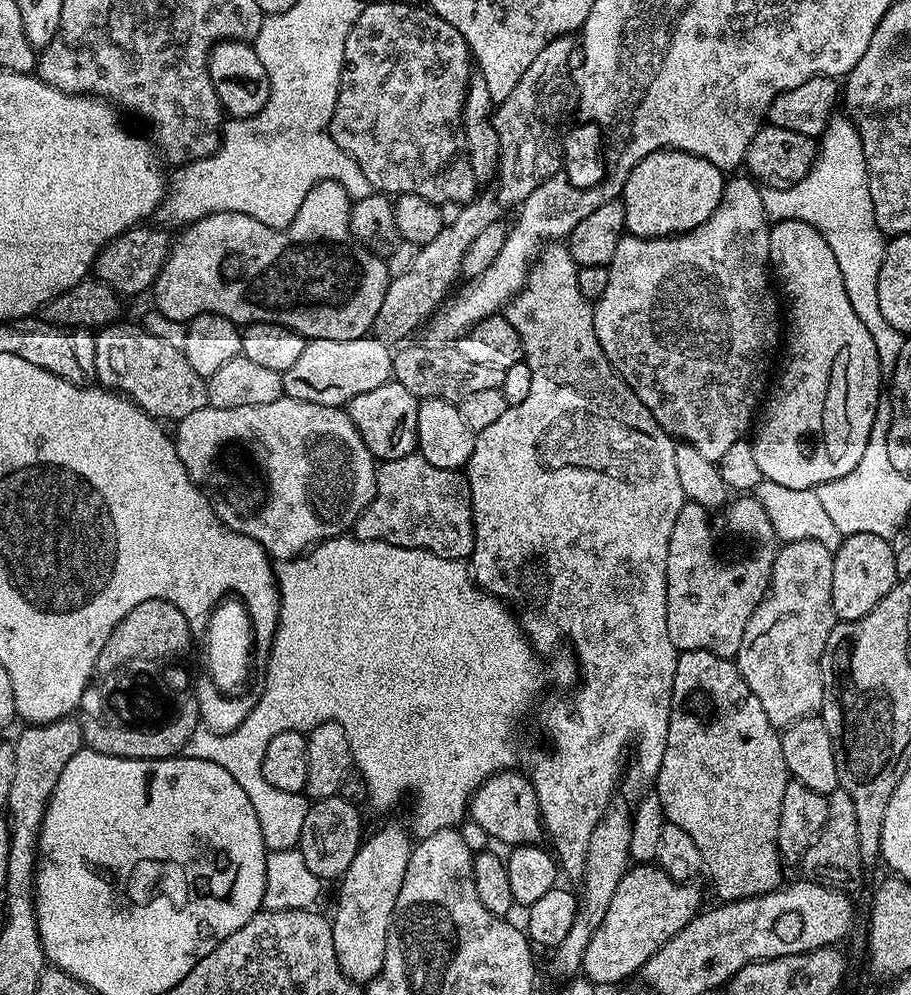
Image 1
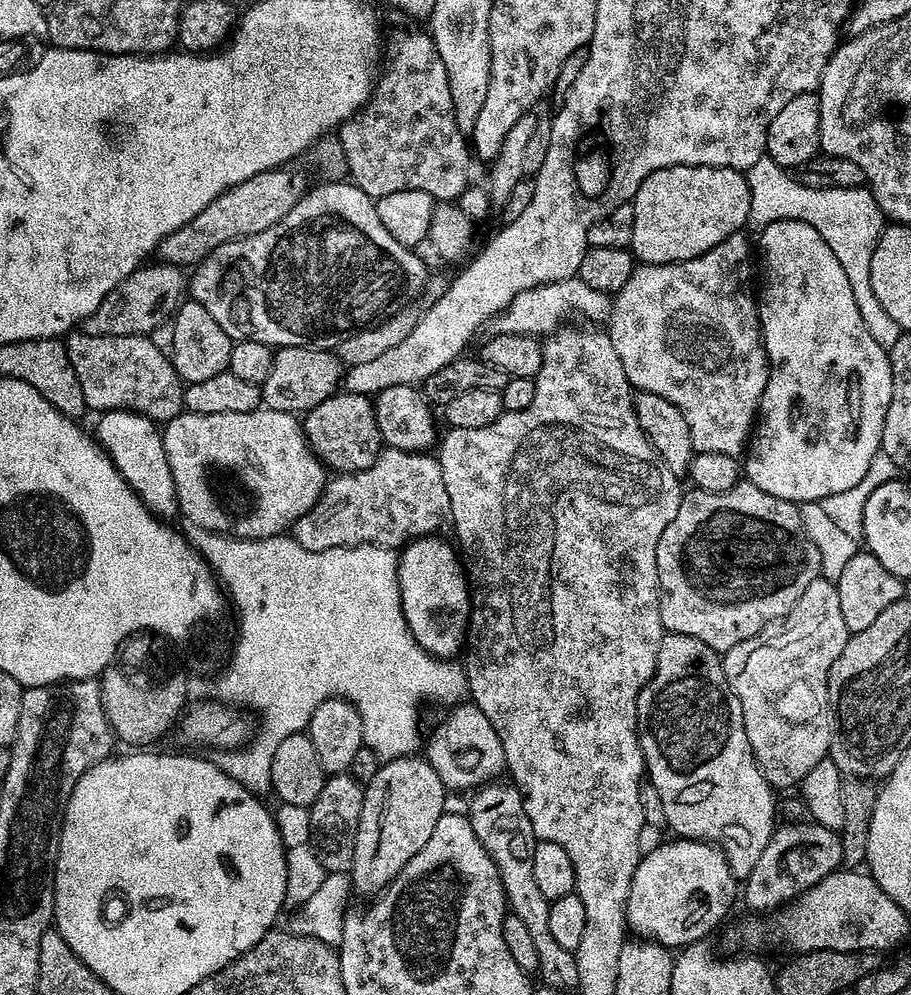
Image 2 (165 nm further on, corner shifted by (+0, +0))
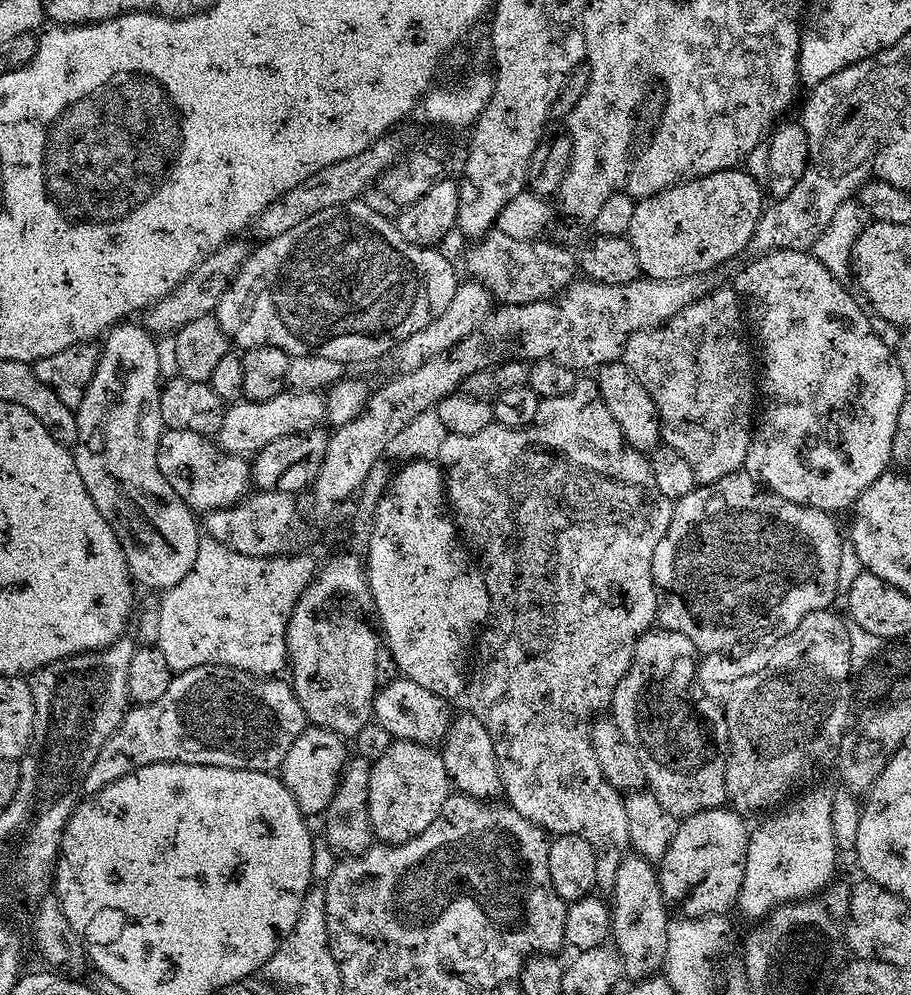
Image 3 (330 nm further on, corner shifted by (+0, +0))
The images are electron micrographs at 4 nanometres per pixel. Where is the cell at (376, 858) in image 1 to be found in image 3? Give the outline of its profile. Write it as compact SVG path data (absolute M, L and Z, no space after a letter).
M393 740L382 758L372 761L370 770L370 826L382 844L401 844L426 830L438 810L448 801L450 781L439 751L427 744Z

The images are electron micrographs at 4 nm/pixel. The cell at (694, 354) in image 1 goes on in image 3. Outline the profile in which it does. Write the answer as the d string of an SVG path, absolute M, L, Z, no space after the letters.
M713 287L665 324L629 336L624 347L623 364L632 371L634 378L638 378L638 382L642 382L642 386L646 386L650 398L654 398L654 406L658 406L663 443L690 462L700 484L718 482L718 478L726 478L726 474L741 471L748 447L754 439L758 368L752 365L752 356L748 353L744 320L746 324L746 312L735 287Z

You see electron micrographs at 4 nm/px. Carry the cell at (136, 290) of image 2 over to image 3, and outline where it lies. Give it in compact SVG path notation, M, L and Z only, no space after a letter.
M233 238L211 252L177 288L170 290L170 294L144 309L144 329L153 334L175 334L182 326L186 326L186 322L195 322L203 316L213 315L222 294L228 289L228 283L236 277L238 270L246 262L249 251L250 244L244 238Z

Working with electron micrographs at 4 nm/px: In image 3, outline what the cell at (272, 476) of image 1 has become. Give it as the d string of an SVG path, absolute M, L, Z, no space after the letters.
M170 428L161 432L156 447L156 465L162 470L162 478L174 486L174 494L197 514L237 504L250 492L249 461L233 452L225 452L208 440L211 439L203 432Z

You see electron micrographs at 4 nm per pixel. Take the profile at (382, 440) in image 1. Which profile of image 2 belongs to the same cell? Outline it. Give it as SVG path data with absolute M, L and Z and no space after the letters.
M337 390L333 396L318 402L303 417L304 439L321 464L333 473L343 474L366 470L382 450L380 431L376 425L373 397Z

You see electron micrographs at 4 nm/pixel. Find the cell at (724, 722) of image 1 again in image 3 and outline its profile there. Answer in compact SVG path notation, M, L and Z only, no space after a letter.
M653 627L638 638L638 642L634 646L634 654L632 655L630 666L626 670L622 682L618 682L610 705L610 719L618 726L618 730L622 730L622 738L626 738L626 742L630 742L630 746L634 746L634 750L638 750L638 759L642 761L642 770L646 770L647 791L651 792L654 798L658 798L658 802L662 802L663 808L670 810L670 814L677 818L693 816L704 808L723 808L728 798L726 794L726 778L724 777L724 763L728 761L729 749L728 723L724 717L724 710L719 704L707 698L700 699L701 701L696 700L697 693L694 691L694 685L697 683L697 667L698 649L694 646L694 642L690 642L690 638L686 638L686 634L678 634L669 628Z

